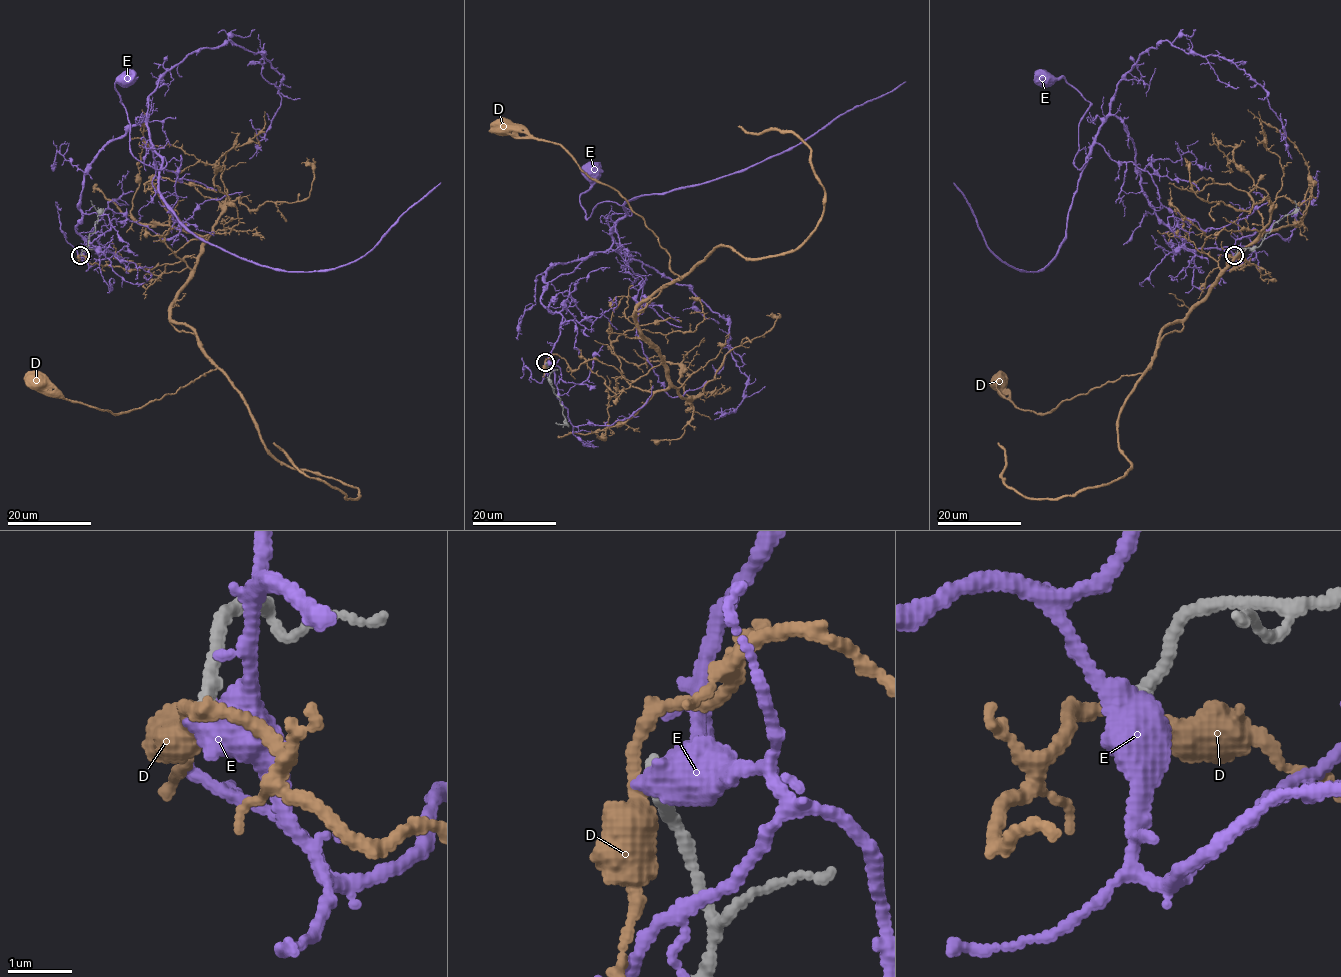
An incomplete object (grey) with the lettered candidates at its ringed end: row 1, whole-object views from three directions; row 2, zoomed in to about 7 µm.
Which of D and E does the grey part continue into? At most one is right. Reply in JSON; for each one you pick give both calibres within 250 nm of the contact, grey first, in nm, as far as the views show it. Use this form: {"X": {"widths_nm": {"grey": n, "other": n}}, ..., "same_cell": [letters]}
{"same_cell": []}

